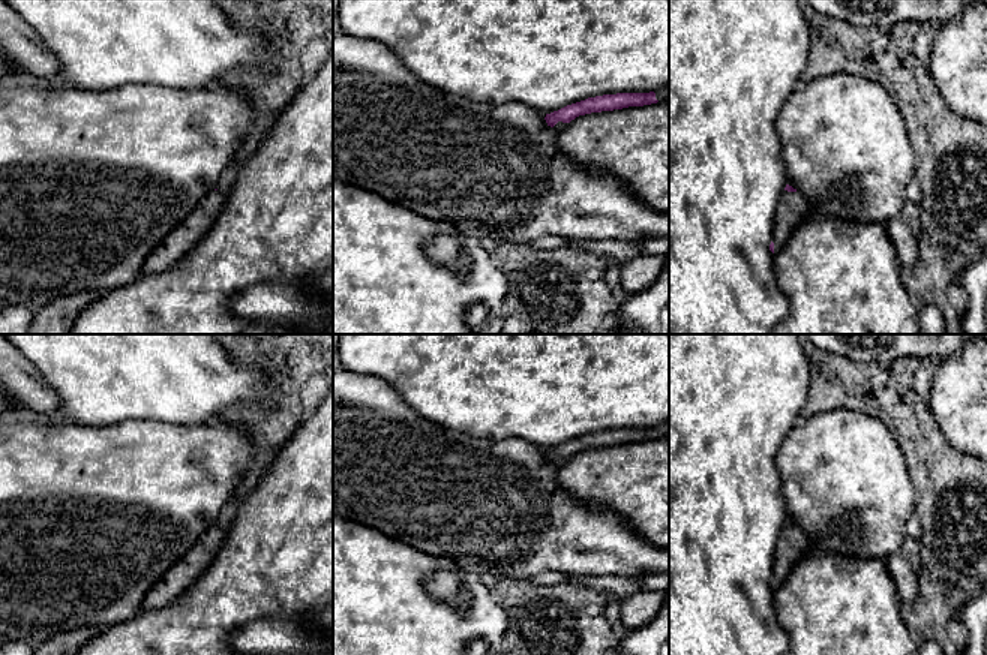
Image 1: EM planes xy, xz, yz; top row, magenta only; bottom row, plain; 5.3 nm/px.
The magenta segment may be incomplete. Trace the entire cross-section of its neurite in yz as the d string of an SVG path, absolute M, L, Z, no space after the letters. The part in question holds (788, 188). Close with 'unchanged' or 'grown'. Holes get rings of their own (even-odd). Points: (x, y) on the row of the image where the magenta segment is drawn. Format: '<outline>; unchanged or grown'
M786 184L777 204L774 232L770 250L776 256L788 243L798 225L808 216L810 204L796 189Z; grown

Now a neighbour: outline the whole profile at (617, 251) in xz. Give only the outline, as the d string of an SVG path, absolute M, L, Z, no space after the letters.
M568 240L568 247L576 250L590 250L612 259L616 264L627 262L638 256L642 256L644 241L620 241L620 240L604 240L604 241L590 241L590 240Z

